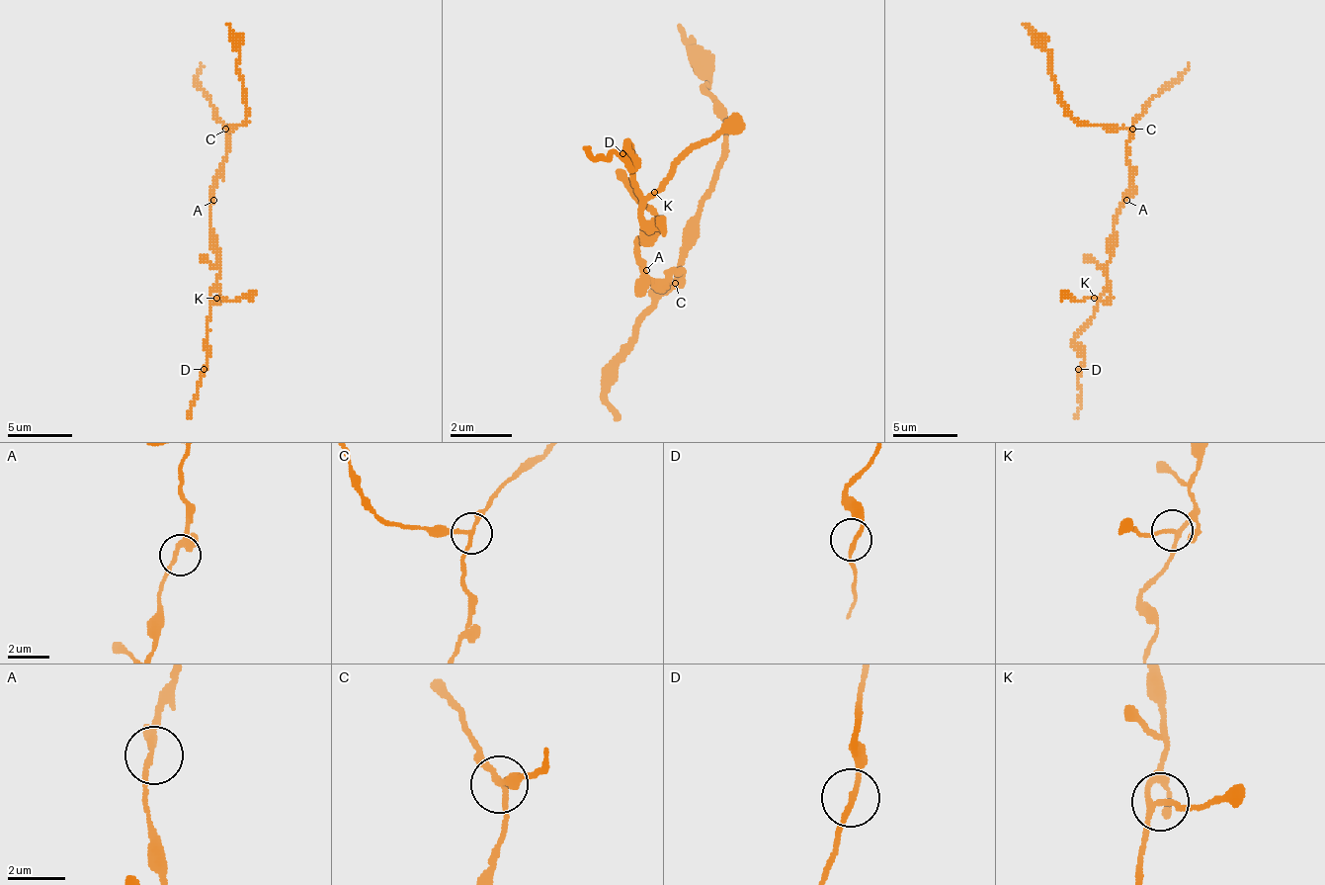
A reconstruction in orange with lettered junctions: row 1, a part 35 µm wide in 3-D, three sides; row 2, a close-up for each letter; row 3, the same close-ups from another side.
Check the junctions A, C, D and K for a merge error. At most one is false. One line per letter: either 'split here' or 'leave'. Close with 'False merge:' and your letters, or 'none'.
A: leave
C: split here
D: leave
K: leave
False merge: C

